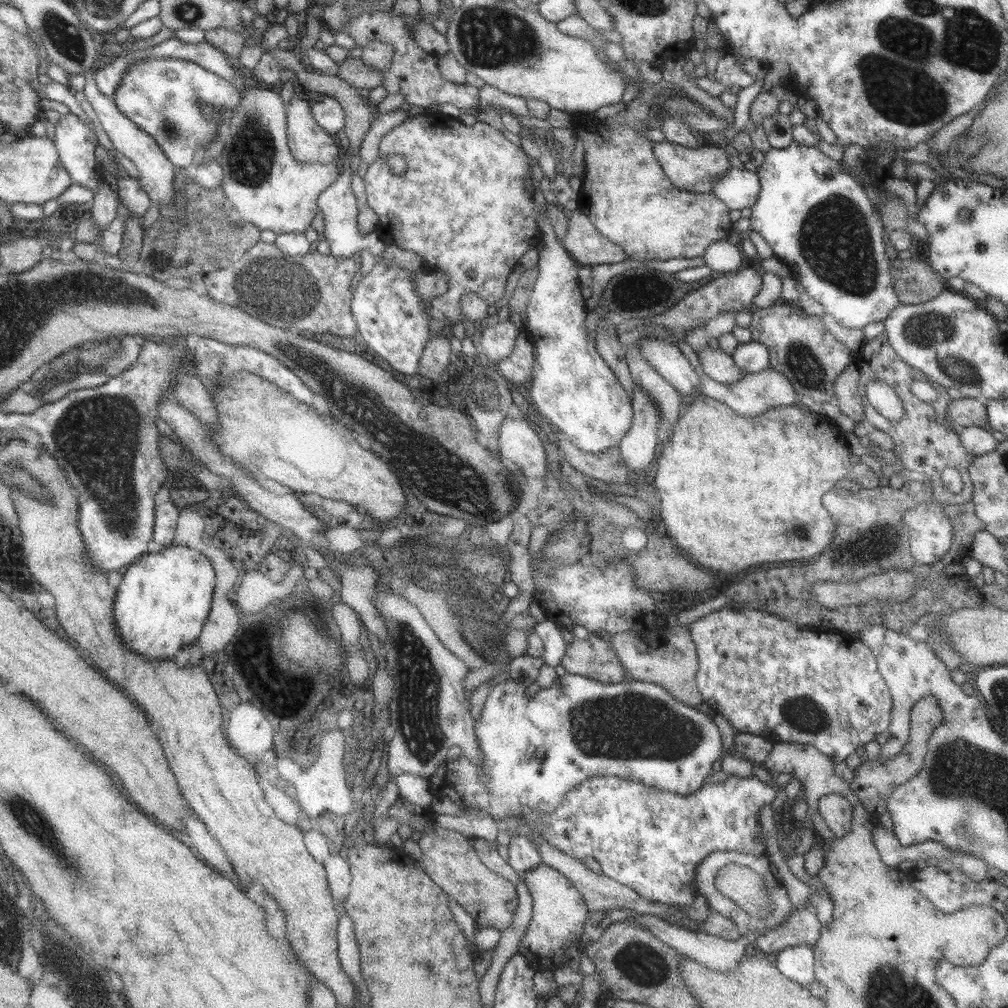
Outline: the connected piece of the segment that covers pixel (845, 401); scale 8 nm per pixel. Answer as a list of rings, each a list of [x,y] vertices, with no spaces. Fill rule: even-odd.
[[[855,362],[845,367],[833,383],[836,405],[856,424],[864,422],[864,406],[858,392],[859,369]]]

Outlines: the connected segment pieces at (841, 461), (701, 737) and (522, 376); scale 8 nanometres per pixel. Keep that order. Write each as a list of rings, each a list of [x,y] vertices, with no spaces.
[[[699,393],[697,396],[688,399],[685,409],[680,414],[678,421],[672,426],[672,432],[668,441],[664,441],[663,449],[658,459],[654,463],[657,470],[653,482],[658,490],[659,516],[664,524],[665,536],[670,537],[674,544],[687,552],[688,558],[691,558],[695,564],[705,564],[703,568],[707,571],[717,571],[718,574],[730,576],[755,566],[755,564],[763,564],[763,562],[775,562],[775,560],[798,560],[803,558],[809,560],[813,554],[819,554],[823,550],[823,546],[831,540],[831,530],[835,530],[835,524],[831,522],[829,514],[823,510],[821,506],[821,496],[827,490],[833,490],[831,486],[840,486],[842,483],[848,483],[850,487],[877,487],[883,482],[879,472],[869,468],[861,462],[850,464],[850,453],[847,452],[847,441],[845,434],[840,428],[822,413],[815,413],[809,410],[809,413],[803,415],[797,407],[776,406],[770,408],[759,416],[739,416],[724,404]]]
[[[567,672],[561,677],[556,677],[551,686],[539,689],[532,696],[525,694],[525,687],[522,684],[511,679],[499,678],[486,696],[486,702],[483,704],[479,718],[474,721],[474,735],[476,744],[482,751],[482,768],[464,758],[462,754],[451,760],[445,758],[434,768],[432,776],[428,778],[428,785],[433,796],[446,796],[460,808],[463,806],[476,808],[488,814],[493,820],[514,816],[514,814],[523,815],[530,810],[549,813],[559,806],[567,792],[575,788],[580,782],[593,776],[609,775],[626,778],[675,794],[691,794],[704,782],[707,782],[709,775],[713,773],[712,764],[722,756],[721,735],[714,720],[709,718],[707,714],[700,712],[698,708],[686,706],[677,699],[672,699],[672,696],[661,685],[631,678],[625,678],[625,682],[619,682],[619,684],[603,684],[603,682],[585,678],[583,675]]]
[[[519,332],[512,353],[494,367],[503,378],[526,390],[532,377],[533,363],[534,344],[527,333]]]

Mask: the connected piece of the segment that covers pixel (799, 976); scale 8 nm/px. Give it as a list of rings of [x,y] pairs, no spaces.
[[[797,945],[777,952],[774,965],[789,980],[807,987],[814,981],[814,954],[812,947]]]

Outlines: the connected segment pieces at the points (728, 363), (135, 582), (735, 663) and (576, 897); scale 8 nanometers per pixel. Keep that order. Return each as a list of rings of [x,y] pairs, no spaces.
[[[708,346],[696,353],[703,373],[719,384],[731,384],[736,380],[741,380],[746,374],[735,366],[729,354],[725,354],[721,349],[710,349]]]
[[[172,543],[171,545],[165,546],[159,551],[153,553],[147,553],[143,555],[143,558],[139,559],[139,562],[135,562],[135,565],[131,565],[130,569],[127,570],[126,574],[123,574],[116,581],[117,594],[114,599],[114,625],[117,626],[119,639],[123,640],[124,645],[138,656],[149,658],[150,660],[164,660],[173,658],[175,654],[179,652],[184,646],[193,645],[193,640],[200,636],[200,632],[203,623],[206,621],[210,602],[212,601],[212,594],[216,584],[216,576],[214,575],[214,569],[211,563],[207,562],[206,556],[203,556],[199,551],[187,548],[186,546],[179,546],[178,544]]]
[[[726,607],[704,614],[687,628],[698,658],[698,671],[696,672],[695,682],[701,699],[715,713],[722,714],[727,718],[737,733],[756,734],[772,742],[773,745],[779,741],[808,744],[814,746],[819,752],[826,754],[835,764],[845,760],[849,754],[855,753],[857,746],[864,746],[866,742],[888,730],[892,708],[889,689],[876,667],[873,653],[854,634],[819,630],[816,625],[795,624],[790,620],[779,617],[779,615],[761,612],[753,608],[730,609]]]
[[[541,863],[521,875],[532,898],[532,915],[520,938],[520,944],[529,952],[525,956],[533,966],[562,965],[566,950],[576,941],[579,942],[583,934],[583,924],[588,918],[585,899],[567,877],[546,864]]]

